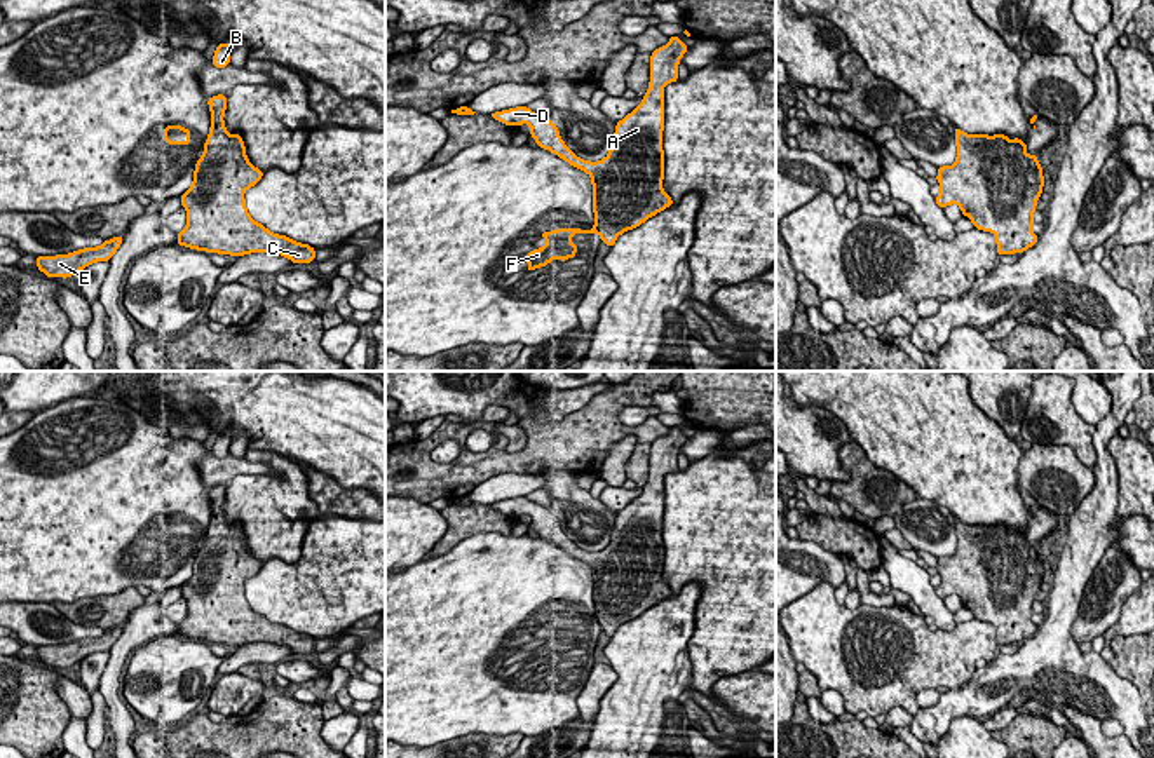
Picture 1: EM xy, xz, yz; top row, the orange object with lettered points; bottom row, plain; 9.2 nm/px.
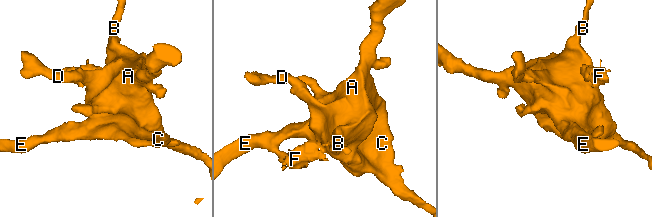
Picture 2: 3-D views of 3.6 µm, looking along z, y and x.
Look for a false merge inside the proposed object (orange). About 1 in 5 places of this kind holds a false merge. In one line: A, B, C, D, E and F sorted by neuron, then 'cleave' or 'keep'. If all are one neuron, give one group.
groups A B C D E / F; cleave

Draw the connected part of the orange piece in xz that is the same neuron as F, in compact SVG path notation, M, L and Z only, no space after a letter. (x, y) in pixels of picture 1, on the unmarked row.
M596 617L591 620L582 619L558 619L553 622L542 622L540 627L546 629L546 636L540 640L530 641L525 650L528 652L526 662L532 662L539 657L549 655L551 650L567 652L568 648L575 648L577 634L572 634L570 629L575 624L598 624Z

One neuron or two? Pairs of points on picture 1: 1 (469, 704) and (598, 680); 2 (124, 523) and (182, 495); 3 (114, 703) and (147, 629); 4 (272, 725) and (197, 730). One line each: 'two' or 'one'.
1: two
2: one
3: one
4: one

